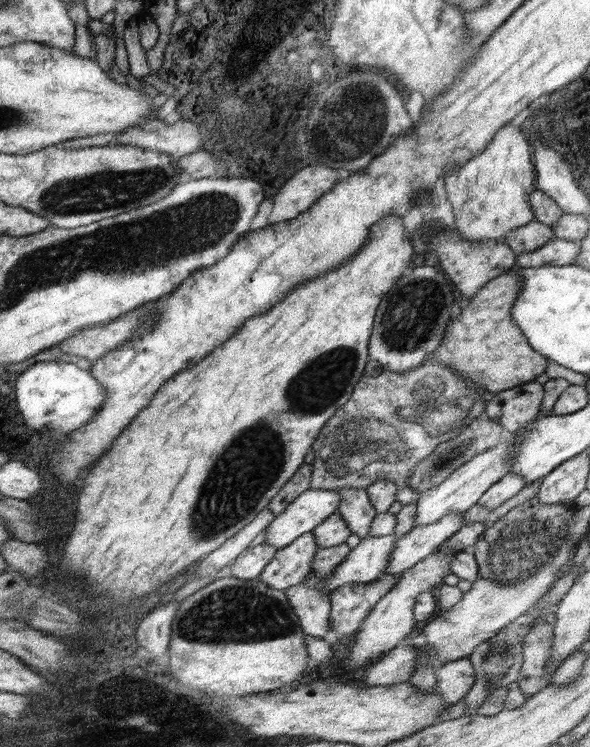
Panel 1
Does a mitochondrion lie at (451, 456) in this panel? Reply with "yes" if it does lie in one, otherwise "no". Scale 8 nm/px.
yes

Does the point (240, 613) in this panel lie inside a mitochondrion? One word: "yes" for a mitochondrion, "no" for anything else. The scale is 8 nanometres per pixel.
yes

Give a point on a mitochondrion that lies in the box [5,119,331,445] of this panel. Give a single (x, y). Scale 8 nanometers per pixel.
(111, 190)

